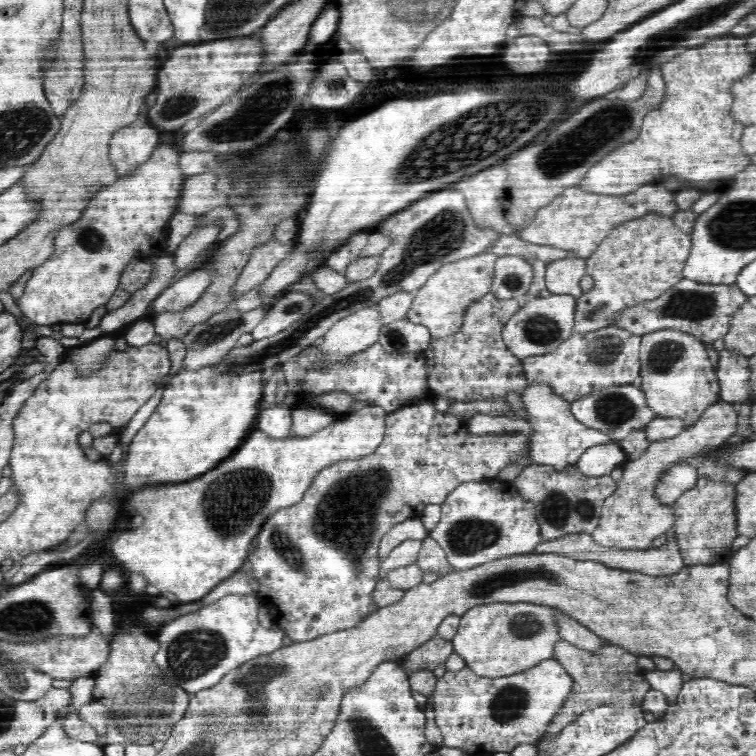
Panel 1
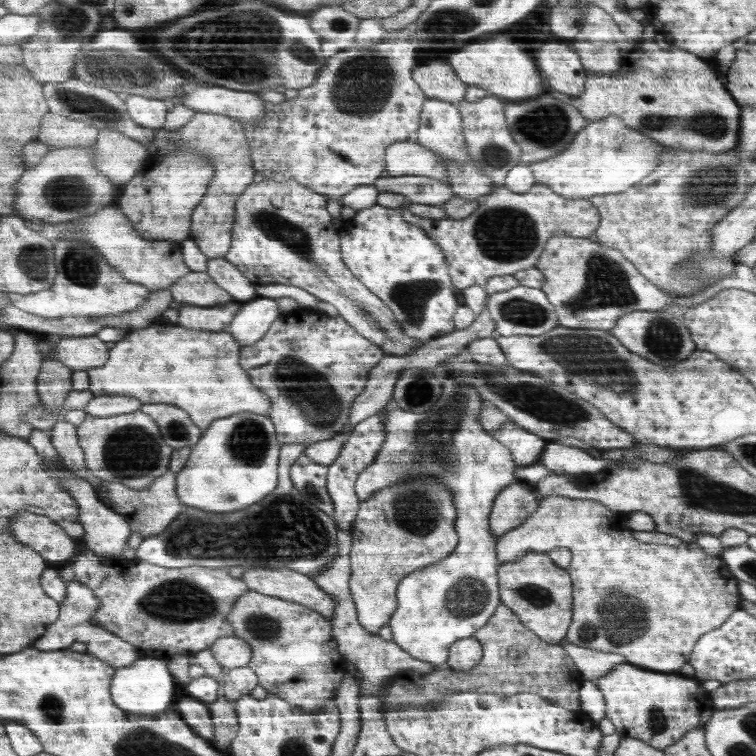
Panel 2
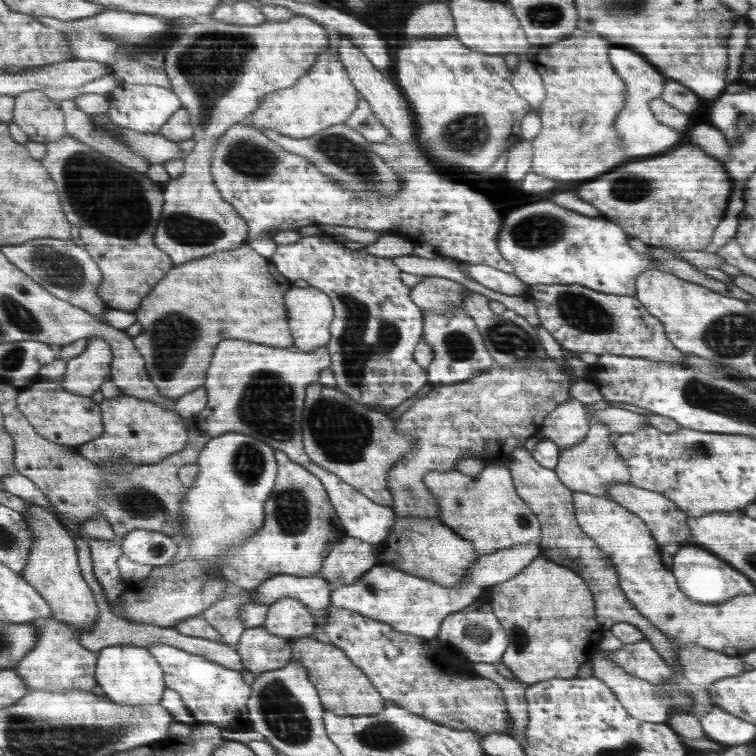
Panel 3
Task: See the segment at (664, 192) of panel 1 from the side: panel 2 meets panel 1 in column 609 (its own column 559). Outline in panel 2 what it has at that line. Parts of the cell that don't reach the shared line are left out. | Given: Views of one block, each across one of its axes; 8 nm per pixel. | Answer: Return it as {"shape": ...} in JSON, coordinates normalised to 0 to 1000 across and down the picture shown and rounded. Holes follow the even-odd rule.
{"shape":[[[714,242],[692,257],[683,257],[667,246],[657,247],[614,290],[571,291],[548,284],[537,271],[529,276],[534,290],[579,320],[599,376],[607,385],[632,376],[640,380],[652,366],[708,354],[728,315],[741,310],[782,315],[794,292],[791,278],[779,263],[751,263]]]}

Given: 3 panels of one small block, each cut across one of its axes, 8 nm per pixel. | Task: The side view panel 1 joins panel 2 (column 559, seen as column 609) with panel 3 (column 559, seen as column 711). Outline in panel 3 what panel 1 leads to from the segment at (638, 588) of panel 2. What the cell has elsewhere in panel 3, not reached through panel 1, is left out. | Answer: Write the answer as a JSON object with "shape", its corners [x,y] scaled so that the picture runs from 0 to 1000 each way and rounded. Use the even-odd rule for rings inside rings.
{"shape":[[[755,525],[722,550],[716,570],[722,581],[745,594],[774,585],[780,570],[774,536]]]}

